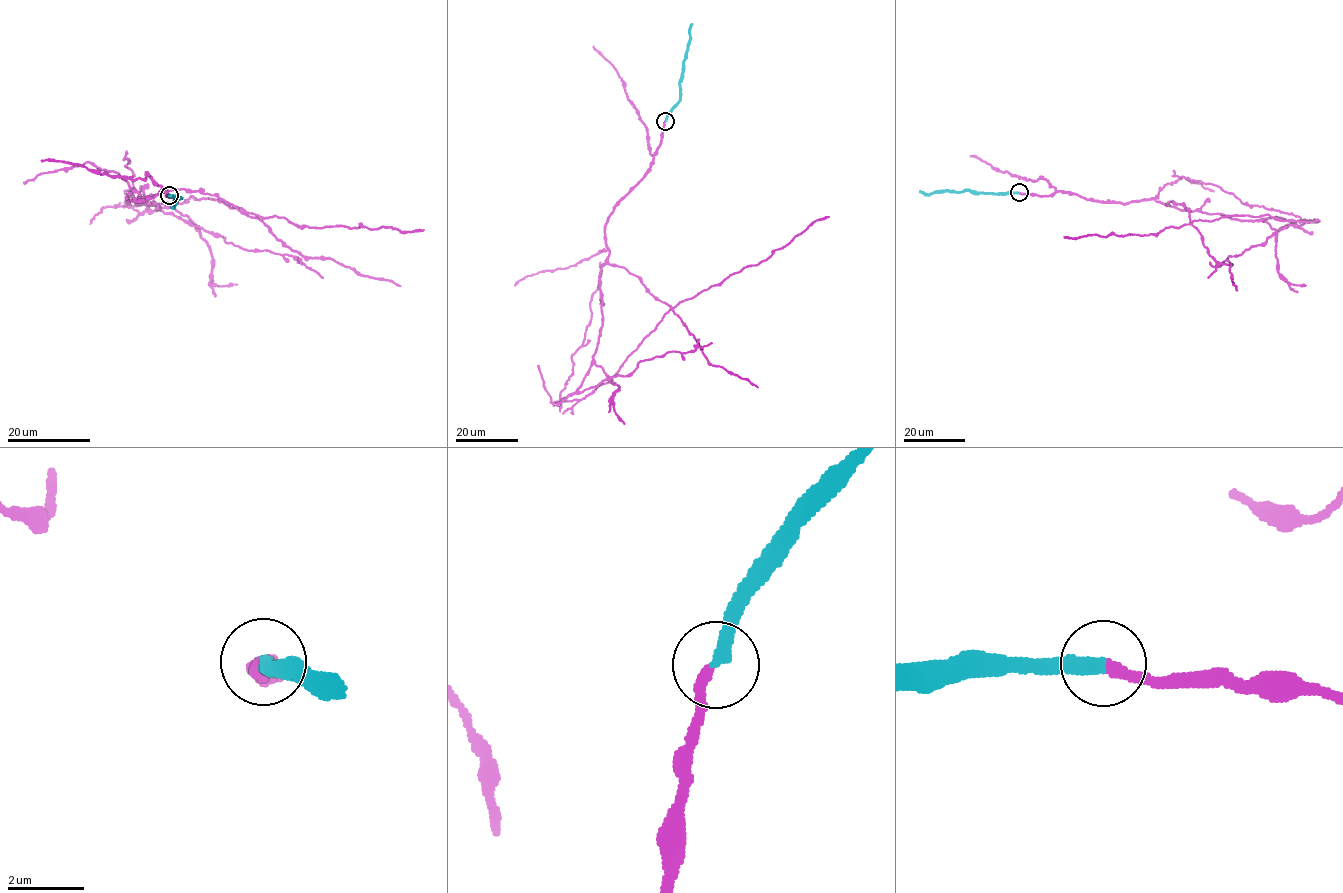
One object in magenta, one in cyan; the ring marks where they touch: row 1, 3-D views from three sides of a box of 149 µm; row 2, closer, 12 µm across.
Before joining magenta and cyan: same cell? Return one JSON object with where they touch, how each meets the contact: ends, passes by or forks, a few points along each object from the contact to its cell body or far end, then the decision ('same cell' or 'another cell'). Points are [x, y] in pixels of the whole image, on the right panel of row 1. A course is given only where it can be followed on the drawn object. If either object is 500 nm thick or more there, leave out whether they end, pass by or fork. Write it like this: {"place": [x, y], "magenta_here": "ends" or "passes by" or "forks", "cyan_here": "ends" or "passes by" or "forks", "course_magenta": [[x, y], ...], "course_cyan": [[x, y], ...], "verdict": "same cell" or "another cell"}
{"place": [1019, 192], "magenta_here": "ends", "cyan_here": "ends", "course_magenta": [[1019, 193], [1070, 192], [1122, 203], [1154, 199], [1233, 219], [1307, 222], [1243, 204], [1173, 170]], "course_cyan": [[1019, 193], [938, 191], [923, 193], [920, 191]], "verdict": "another cell"}

